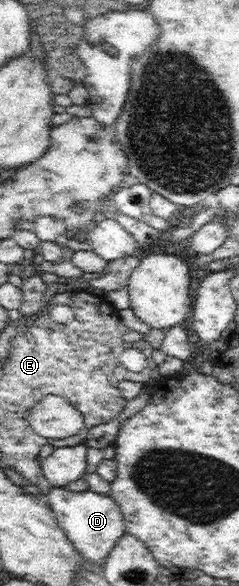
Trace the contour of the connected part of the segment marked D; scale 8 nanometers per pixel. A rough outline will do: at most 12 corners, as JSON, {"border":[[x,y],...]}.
{"border":[[50,487],[53,517],[94,570],[125,534],[120,507]]}

